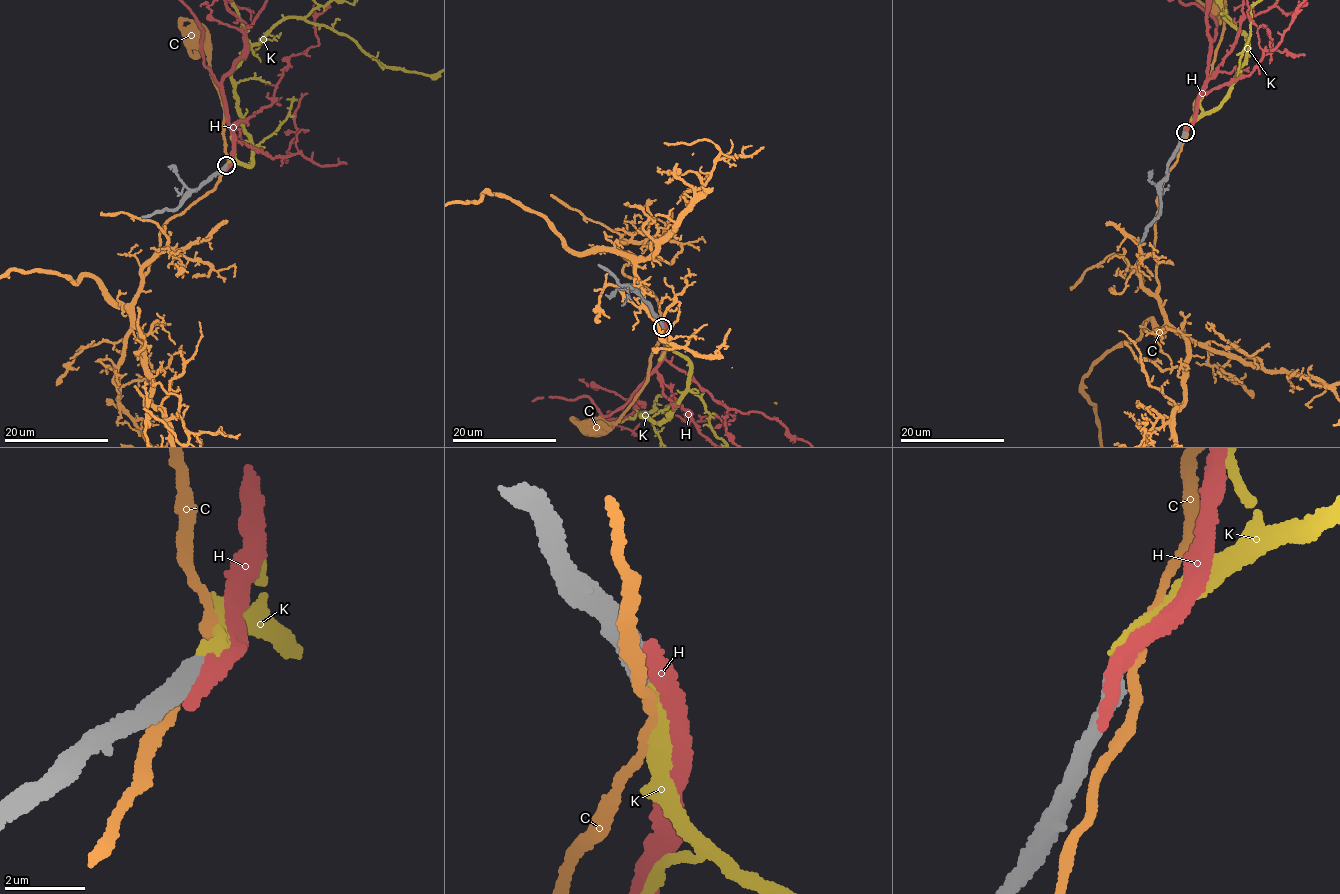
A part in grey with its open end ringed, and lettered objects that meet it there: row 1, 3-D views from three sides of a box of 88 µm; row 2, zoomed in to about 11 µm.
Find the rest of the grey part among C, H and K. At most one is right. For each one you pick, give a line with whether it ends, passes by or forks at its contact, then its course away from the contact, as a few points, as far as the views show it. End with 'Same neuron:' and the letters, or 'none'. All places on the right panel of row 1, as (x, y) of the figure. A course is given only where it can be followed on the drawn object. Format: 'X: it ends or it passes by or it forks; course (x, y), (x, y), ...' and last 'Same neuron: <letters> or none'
Same neuron: none

